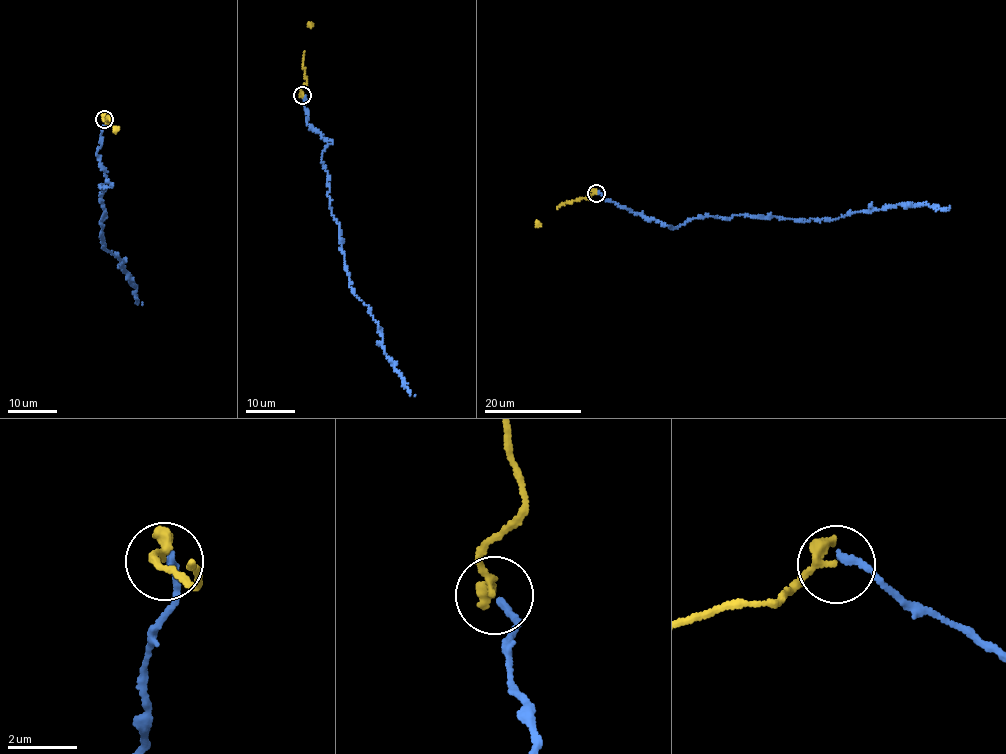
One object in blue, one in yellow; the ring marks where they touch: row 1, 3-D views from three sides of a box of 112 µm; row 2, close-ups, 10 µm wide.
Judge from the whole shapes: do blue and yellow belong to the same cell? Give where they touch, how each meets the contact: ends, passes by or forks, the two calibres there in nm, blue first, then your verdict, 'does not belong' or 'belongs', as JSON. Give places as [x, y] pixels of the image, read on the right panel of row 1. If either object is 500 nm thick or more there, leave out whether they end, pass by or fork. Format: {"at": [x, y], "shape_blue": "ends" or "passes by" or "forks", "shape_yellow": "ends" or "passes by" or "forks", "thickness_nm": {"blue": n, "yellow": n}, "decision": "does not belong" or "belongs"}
{"at": [596, 193], "shape_blue": "ends", "shape_yellow": "ends", "thickness_nm": {"blue": 200, "yellow": 320}, "decision": "belongs"}

